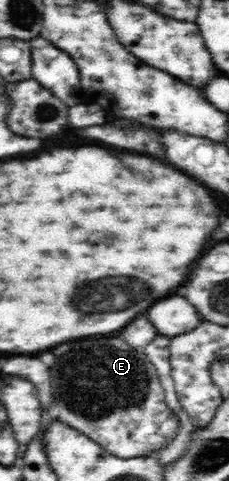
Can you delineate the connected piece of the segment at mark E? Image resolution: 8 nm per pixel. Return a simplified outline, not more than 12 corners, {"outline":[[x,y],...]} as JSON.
{"outline":[[58,345],[52,417],[124,459],[173,440],[147,355]]}

